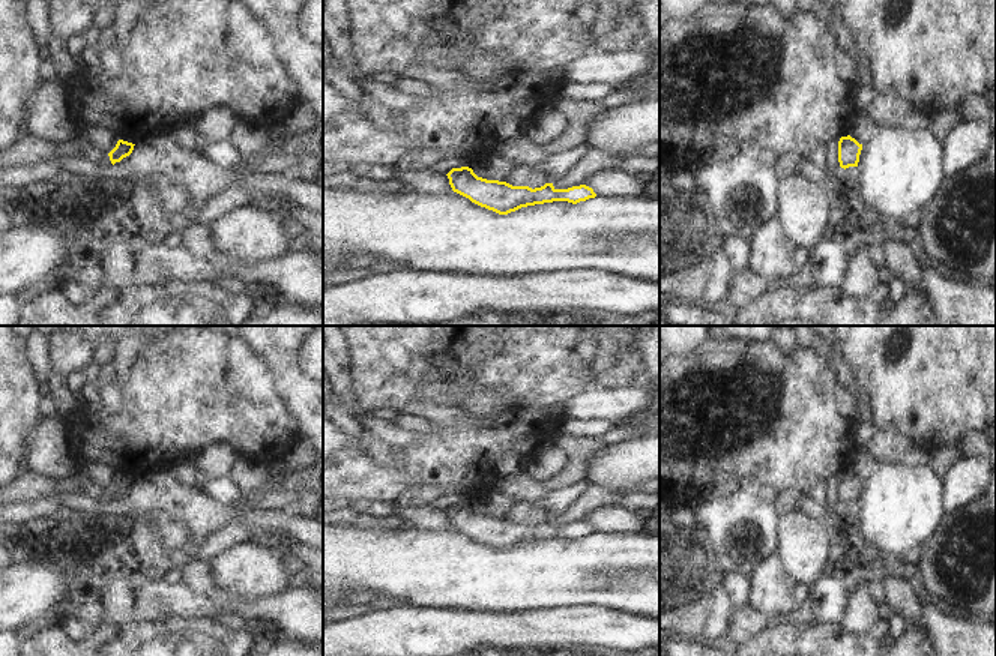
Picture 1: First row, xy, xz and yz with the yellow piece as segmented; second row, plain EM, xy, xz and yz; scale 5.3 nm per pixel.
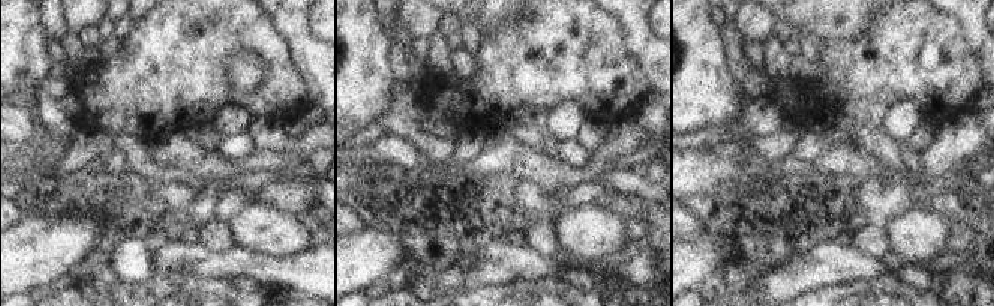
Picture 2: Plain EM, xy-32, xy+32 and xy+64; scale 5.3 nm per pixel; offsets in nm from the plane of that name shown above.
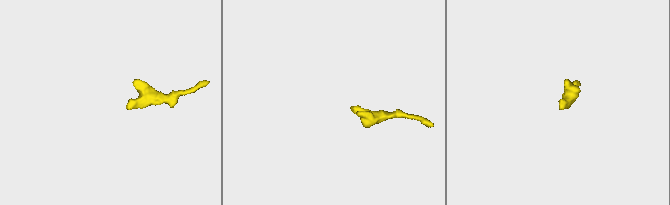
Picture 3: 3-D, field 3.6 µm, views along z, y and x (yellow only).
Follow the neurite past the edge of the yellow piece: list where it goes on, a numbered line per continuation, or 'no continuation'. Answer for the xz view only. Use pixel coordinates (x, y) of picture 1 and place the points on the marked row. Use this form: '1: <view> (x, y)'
no continuation

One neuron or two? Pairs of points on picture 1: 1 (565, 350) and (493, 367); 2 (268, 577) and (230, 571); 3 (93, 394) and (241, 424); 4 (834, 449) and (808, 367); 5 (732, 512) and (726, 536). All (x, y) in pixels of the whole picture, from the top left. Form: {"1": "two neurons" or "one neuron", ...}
{"1": "one neuron", "2": "one neuron", "3": "two neurons", "4": "one neuron", "5": "one neuron"}

